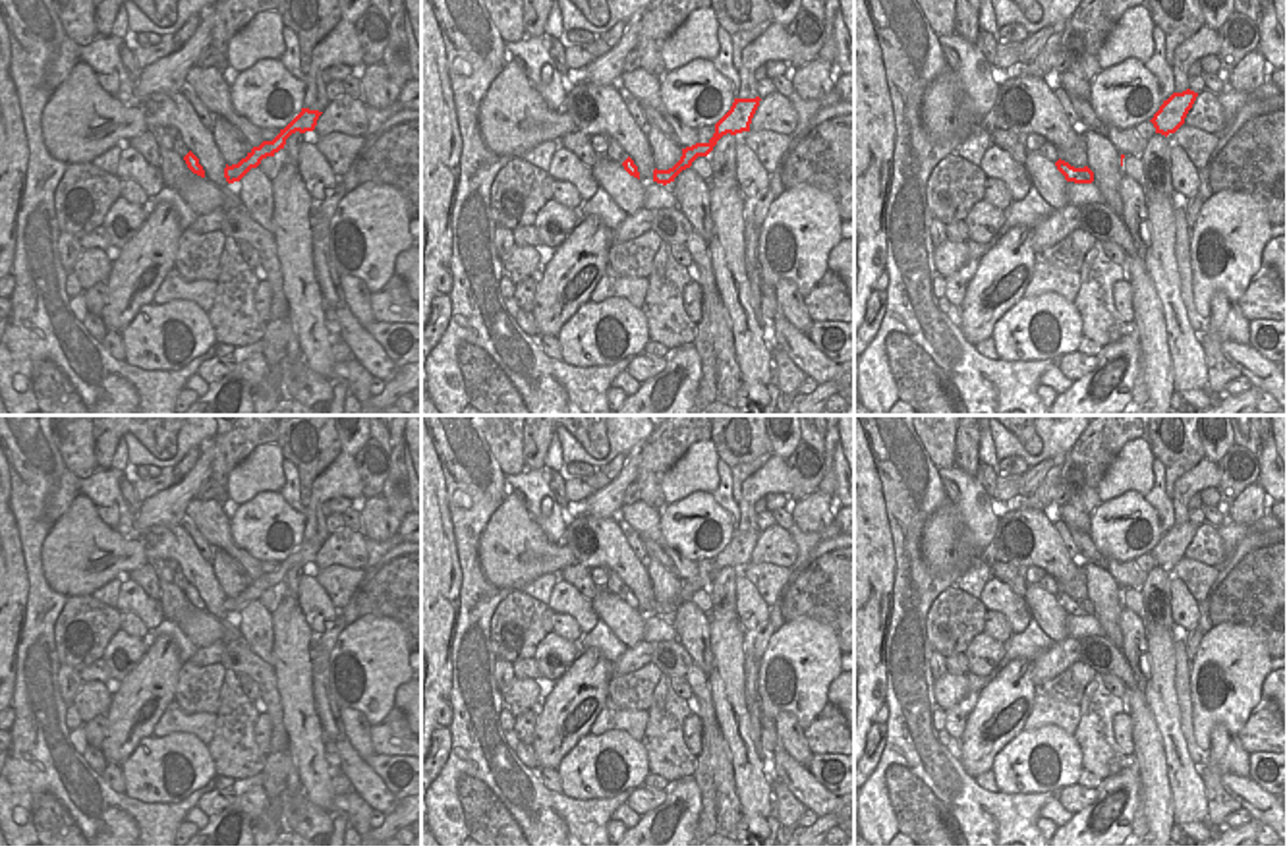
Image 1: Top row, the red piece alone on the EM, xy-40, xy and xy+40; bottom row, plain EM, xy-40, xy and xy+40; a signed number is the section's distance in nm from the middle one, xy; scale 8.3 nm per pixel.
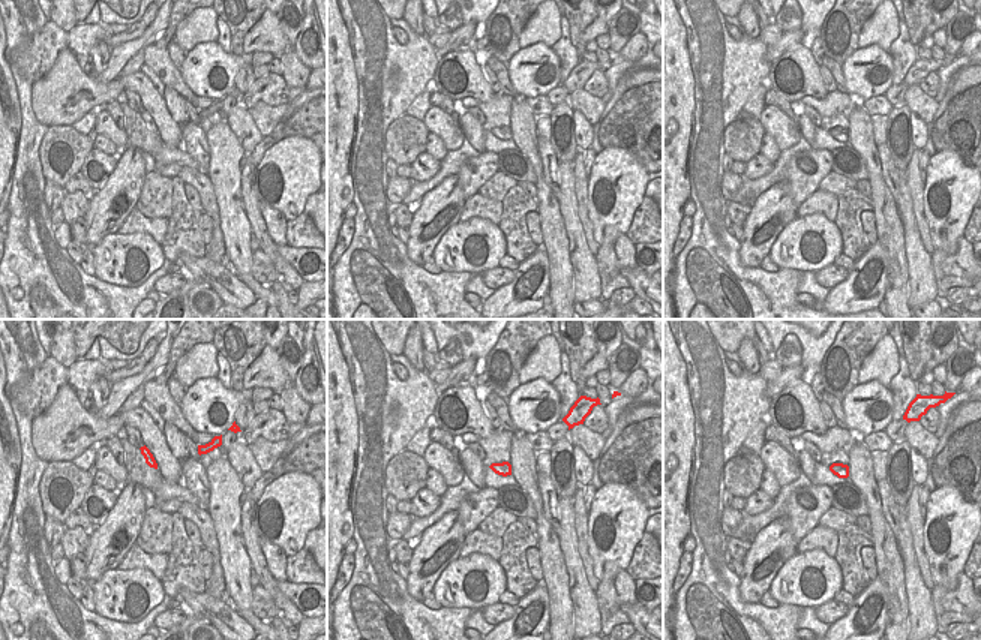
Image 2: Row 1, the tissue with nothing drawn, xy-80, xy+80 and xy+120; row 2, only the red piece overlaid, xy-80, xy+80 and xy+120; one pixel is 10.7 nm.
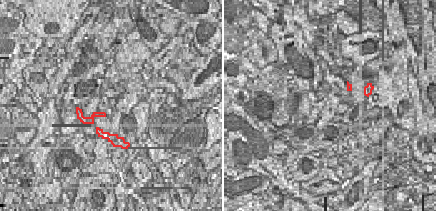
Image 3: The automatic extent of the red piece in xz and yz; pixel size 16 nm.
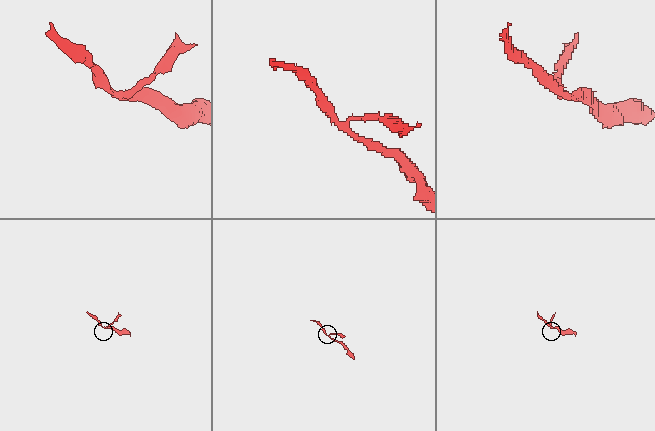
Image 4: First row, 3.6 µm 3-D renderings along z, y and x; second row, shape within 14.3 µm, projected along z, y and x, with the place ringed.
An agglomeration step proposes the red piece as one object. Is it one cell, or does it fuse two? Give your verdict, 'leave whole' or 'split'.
split

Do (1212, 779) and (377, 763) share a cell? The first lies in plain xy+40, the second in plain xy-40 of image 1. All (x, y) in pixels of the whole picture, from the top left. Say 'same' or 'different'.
different

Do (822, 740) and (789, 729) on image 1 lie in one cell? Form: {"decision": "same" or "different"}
{"decision": "different"}

